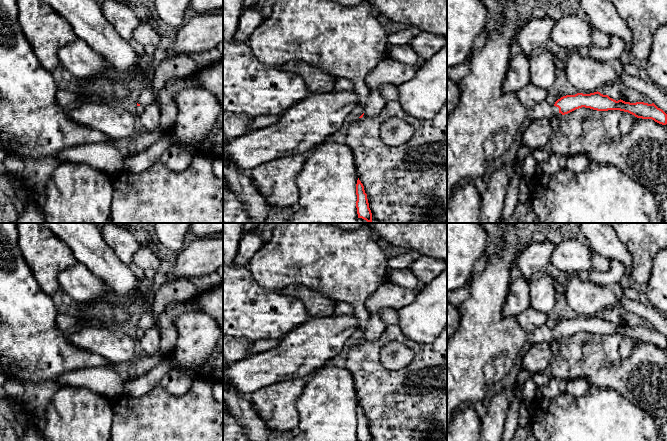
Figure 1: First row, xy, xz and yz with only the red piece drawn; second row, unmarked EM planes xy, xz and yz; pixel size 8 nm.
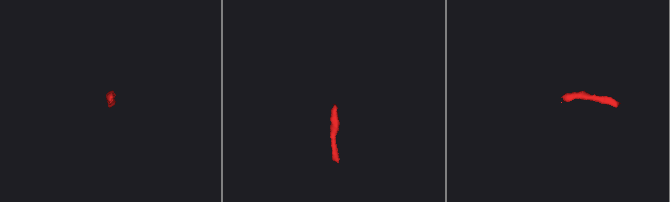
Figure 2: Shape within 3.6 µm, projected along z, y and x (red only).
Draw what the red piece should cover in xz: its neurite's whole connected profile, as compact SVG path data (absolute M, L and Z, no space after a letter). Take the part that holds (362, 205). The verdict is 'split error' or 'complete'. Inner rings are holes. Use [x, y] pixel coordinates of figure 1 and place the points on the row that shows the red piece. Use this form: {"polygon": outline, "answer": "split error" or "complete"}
{"polygon": "M359 178L356 184L356 195L357 195L356 208L358 218L362 218L367 222L372 222L372 213L369 208L367 194L365 193L364 186L359 180Z", "answer": "complete"}

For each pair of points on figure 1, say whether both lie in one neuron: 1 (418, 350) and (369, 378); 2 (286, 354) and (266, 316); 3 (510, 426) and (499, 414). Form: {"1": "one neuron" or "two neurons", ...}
{"1": "one neuron", "2": "two neurons", "3": "two neurons"}

